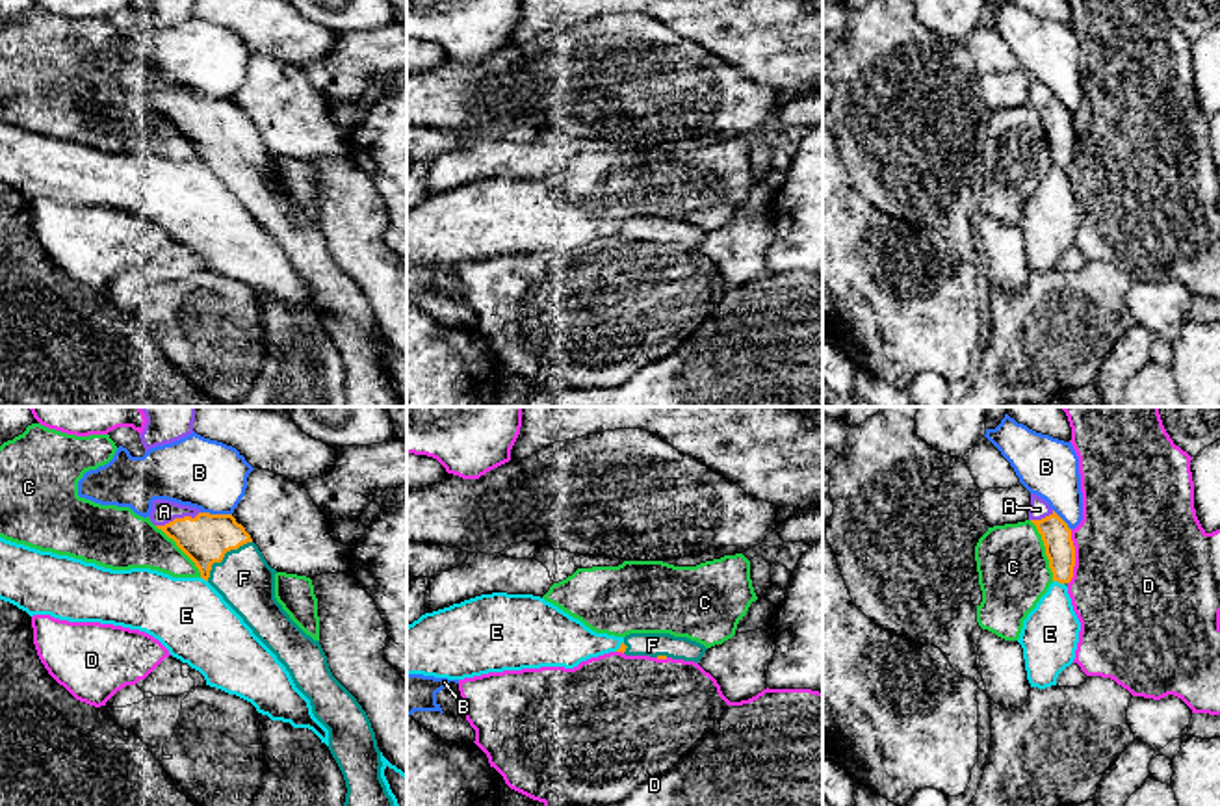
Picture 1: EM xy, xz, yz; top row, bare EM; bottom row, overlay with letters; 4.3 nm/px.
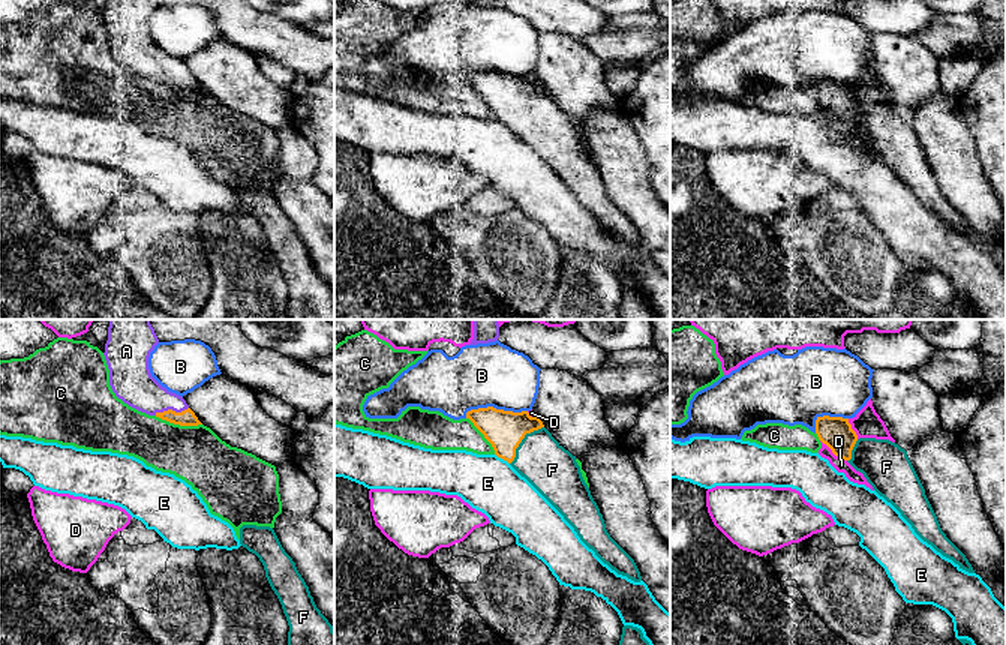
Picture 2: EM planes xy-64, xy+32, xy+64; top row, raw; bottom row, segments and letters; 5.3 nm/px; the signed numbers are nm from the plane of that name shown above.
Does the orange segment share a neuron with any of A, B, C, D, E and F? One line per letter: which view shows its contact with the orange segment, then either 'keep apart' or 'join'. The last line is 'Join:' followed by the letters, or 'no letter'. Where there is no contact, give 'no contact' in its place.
A: contact in xy; join
B: contact in xy; keep apart
C: contact in yz; keep apart
D: contact in yz; keep apart
E: contact in yz; keep apart
F: contact in xy; join
Join: A, F

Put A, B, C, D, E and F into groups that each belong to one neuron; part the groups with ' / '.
A F / B / C / D / E

